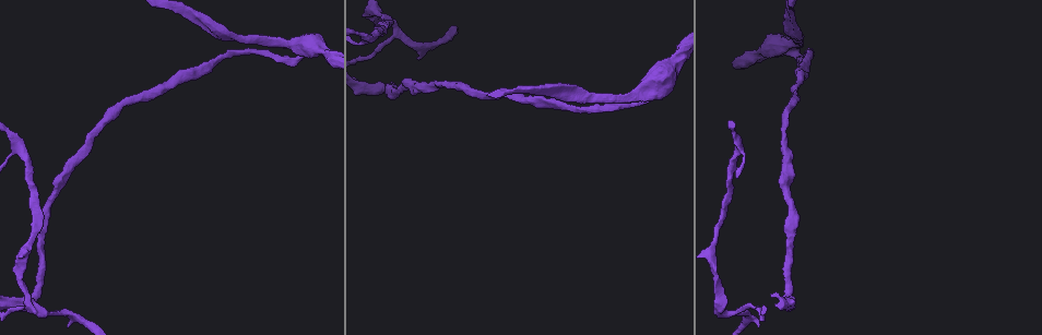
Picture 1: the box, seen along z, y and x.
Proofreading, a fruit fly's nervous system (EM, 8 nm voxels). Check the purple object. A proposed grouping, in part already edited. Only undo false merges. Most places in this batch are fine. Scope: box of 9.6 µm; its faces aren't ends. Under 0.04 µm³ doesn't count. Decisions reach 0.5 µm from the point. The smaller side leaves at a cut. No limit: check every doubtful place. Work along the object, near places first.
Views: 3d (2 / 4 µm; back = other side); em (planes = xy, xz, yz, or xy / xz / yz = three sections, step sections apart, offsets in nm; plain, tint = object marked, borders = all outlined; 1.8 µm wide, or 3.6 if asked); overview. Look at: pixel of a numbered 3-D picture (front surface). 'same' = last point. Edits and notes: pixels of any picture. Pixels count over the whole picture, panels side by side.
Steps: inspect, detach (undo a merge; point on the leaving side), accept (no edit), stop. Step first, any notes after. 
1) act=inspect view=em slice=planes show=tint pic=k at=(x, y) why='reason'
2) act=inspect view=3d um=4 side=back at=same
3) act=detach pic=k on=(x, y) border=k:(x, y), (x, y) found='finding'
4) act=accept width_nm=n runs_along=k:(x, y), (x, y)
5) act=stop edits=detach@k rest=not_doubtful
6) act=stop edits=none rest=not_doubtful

act=inspect view=3d um=4 pic=1 at=(781, 42) why='side arm on a straight run'

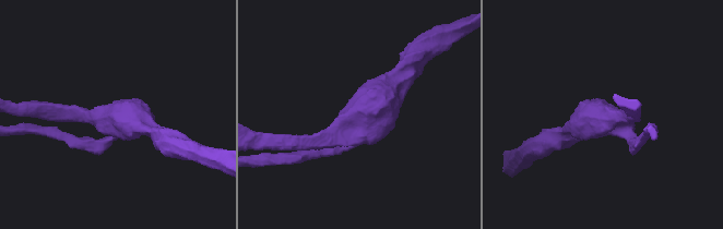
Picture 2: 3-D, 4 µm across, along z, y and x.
act=inspect view=em um=3.6 slice=planes show=plain pic=2 at=(358, 112) why='shape alone is not enough'

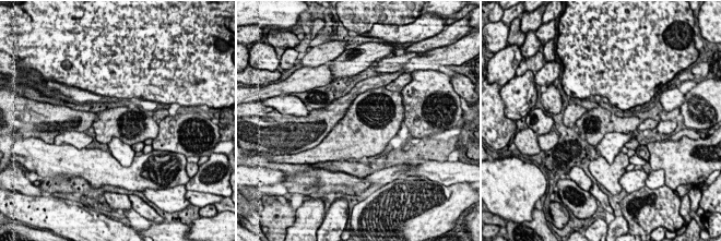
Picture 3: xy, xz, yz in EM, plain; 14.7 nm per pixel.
act=inspect view=em um=3.6 slice=planes show=tint at=same

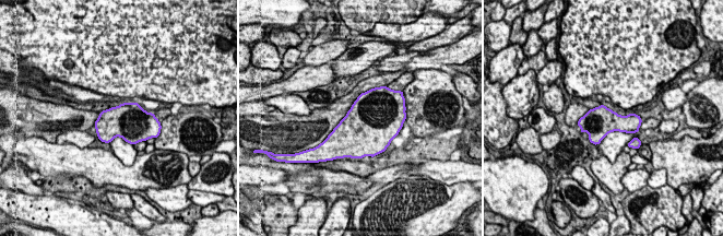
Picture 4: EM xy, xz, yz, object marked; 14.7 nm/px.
act=accept found='all the same cell'

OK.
act=inspect view=3d um=4 pic=1 at=(371, 37) why='three-way junction'

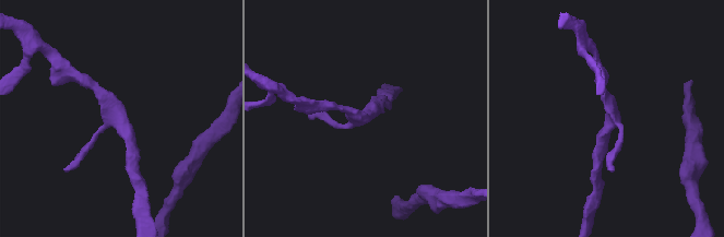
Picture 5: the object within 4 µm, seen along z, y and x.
act=inspect view=em slice=planes show=tint pic=5 at=(362, 119) arms=3

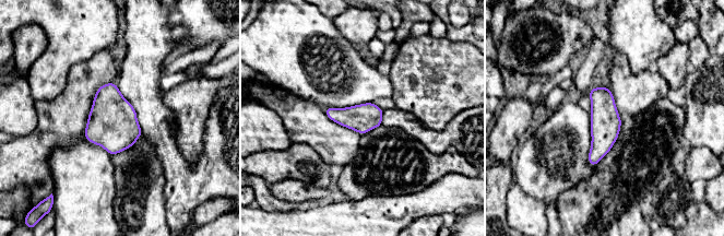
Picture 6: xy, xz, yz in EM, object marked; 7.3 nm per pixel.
act=accept width_nm=200 found='one cell here'

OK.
act=inspect view=em slice=planes show=tint pic=1 at=(397, 29) why='sharp bend'

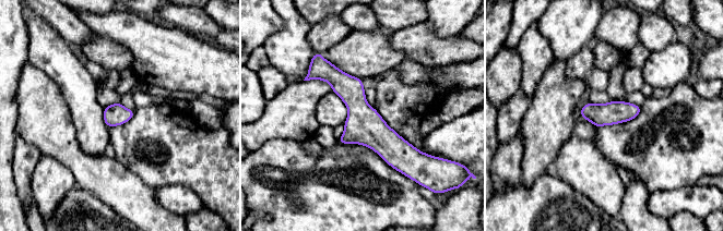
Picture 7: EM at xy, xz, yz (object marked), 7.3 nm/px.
act=accept found='one cell here'

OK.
act=stop edits=none rest=not_doubtful

